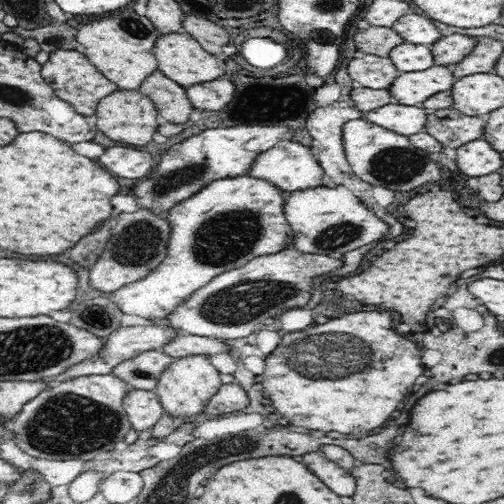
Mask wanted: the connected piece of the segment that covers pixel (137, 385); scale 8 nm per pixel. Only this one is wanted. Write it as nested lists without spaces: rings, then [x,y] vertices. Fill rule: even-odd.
[[[149,350],[131,360],[124,360],[113,368],[112,374],[121,378],[130,389],[152,391],[156,388],[162,371],[173,360],[163,351]]]

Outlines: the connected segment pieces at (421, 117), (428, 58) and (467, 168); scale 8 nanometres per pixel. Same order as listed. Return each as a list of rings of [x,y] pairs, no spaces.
[[[392,102],[370,112],[365,112],[363,118],[382,128],[409,137],[423,130],[427,121],[427,113],[418,105],[404,106]]]
[[[404,41],[390,51],[389,57],[395,67],[403,72],[418,72],[435,65],[431,47]]]
[[[483,138],[468,141],[451,153],[458,170],[466,176],[486,176],[499,172],[502,166],[501,152],[498,152]]]

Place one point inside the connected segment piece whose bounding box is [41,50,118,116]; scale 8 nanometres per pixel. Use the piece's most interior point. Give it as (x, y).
(69, 73)

